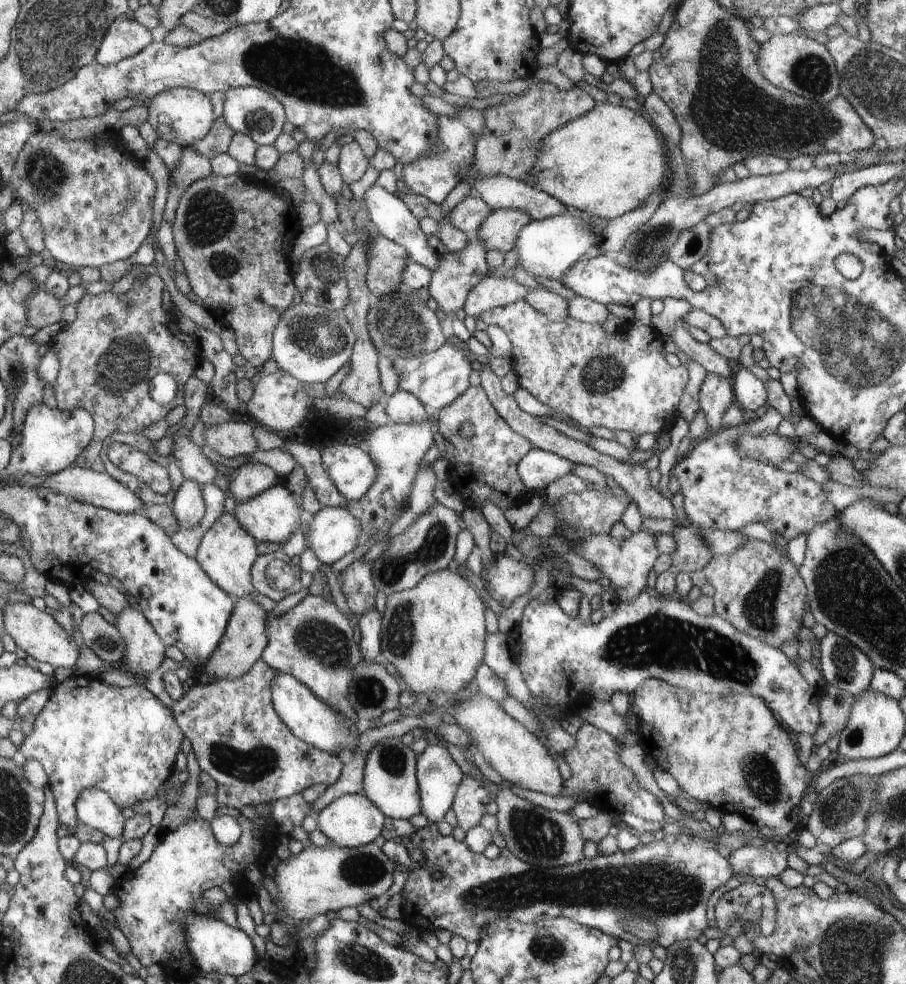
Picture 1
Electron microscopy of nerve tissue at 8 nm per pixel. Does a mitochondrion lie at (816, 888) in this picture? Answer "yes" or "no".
no

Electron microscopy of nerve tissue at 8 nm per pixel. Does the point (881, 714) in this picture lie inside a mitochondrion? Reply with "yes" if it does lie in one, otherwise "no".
no

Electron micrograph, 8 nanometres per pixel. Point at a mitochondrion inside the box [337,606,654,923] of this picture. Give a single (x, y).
(538, 837)

